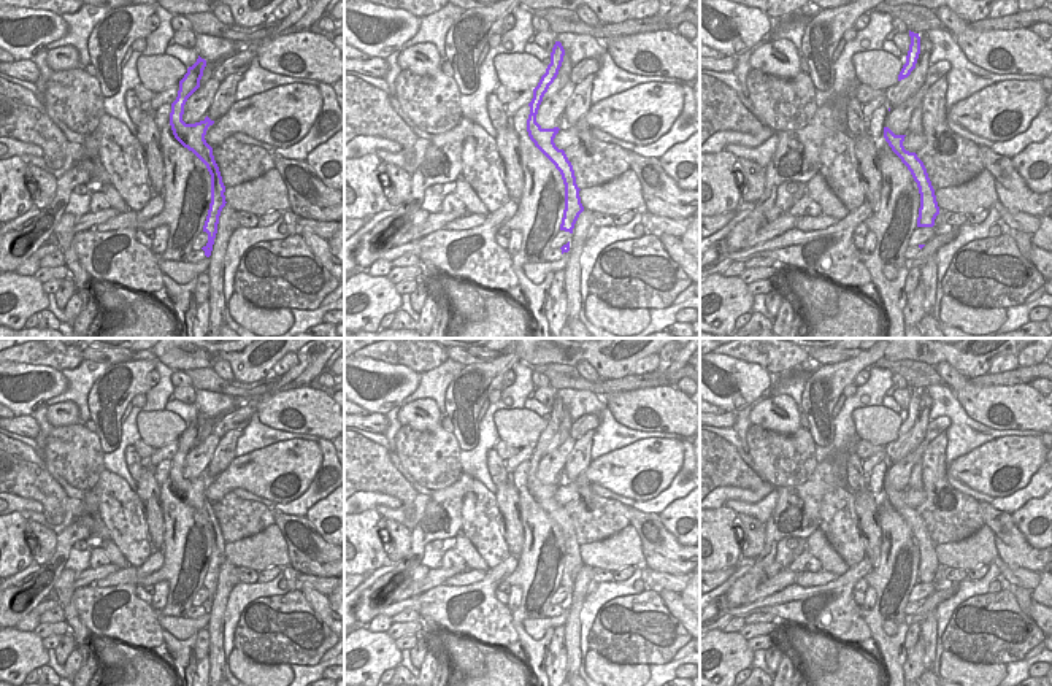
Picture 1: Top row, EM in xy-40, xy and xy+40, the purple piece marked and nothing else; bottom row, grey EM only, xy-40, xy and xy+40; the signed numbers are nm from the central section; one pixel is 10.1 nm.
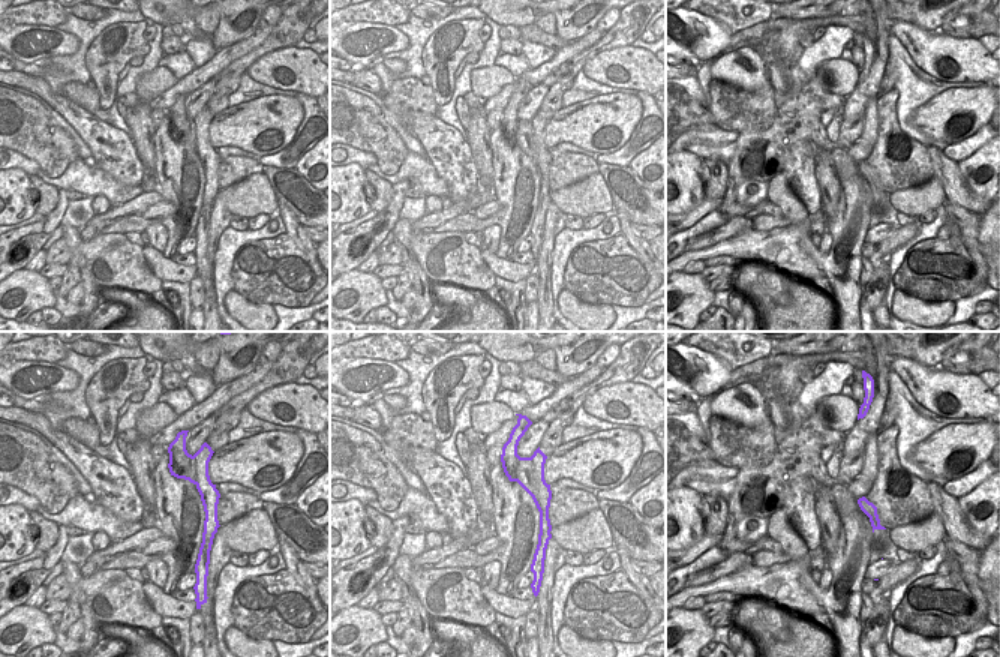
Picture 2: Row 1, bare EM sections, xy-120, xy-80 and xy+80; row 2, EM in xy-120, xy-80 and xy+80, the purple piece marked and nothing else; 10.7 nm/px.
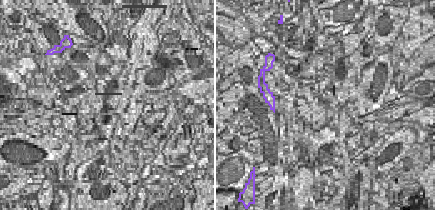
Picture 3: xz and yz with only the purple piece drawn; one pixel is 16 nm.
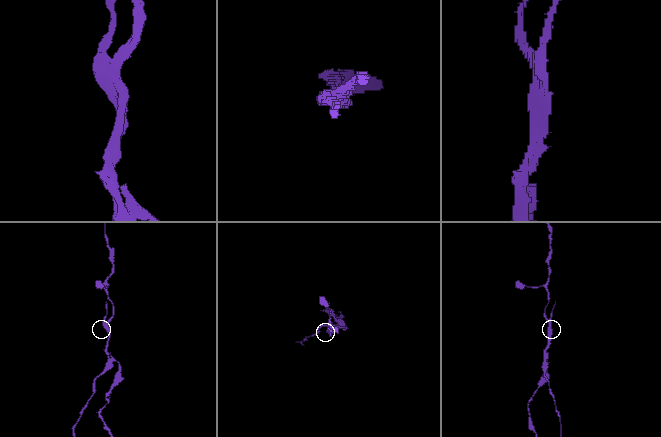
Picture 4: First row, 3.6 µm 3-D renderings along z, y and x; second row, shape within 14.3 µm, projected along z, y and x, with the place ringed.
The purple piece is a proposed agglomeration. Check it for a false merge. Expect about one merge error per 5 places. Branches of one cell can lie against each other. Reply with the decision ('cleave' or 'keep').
cleave

